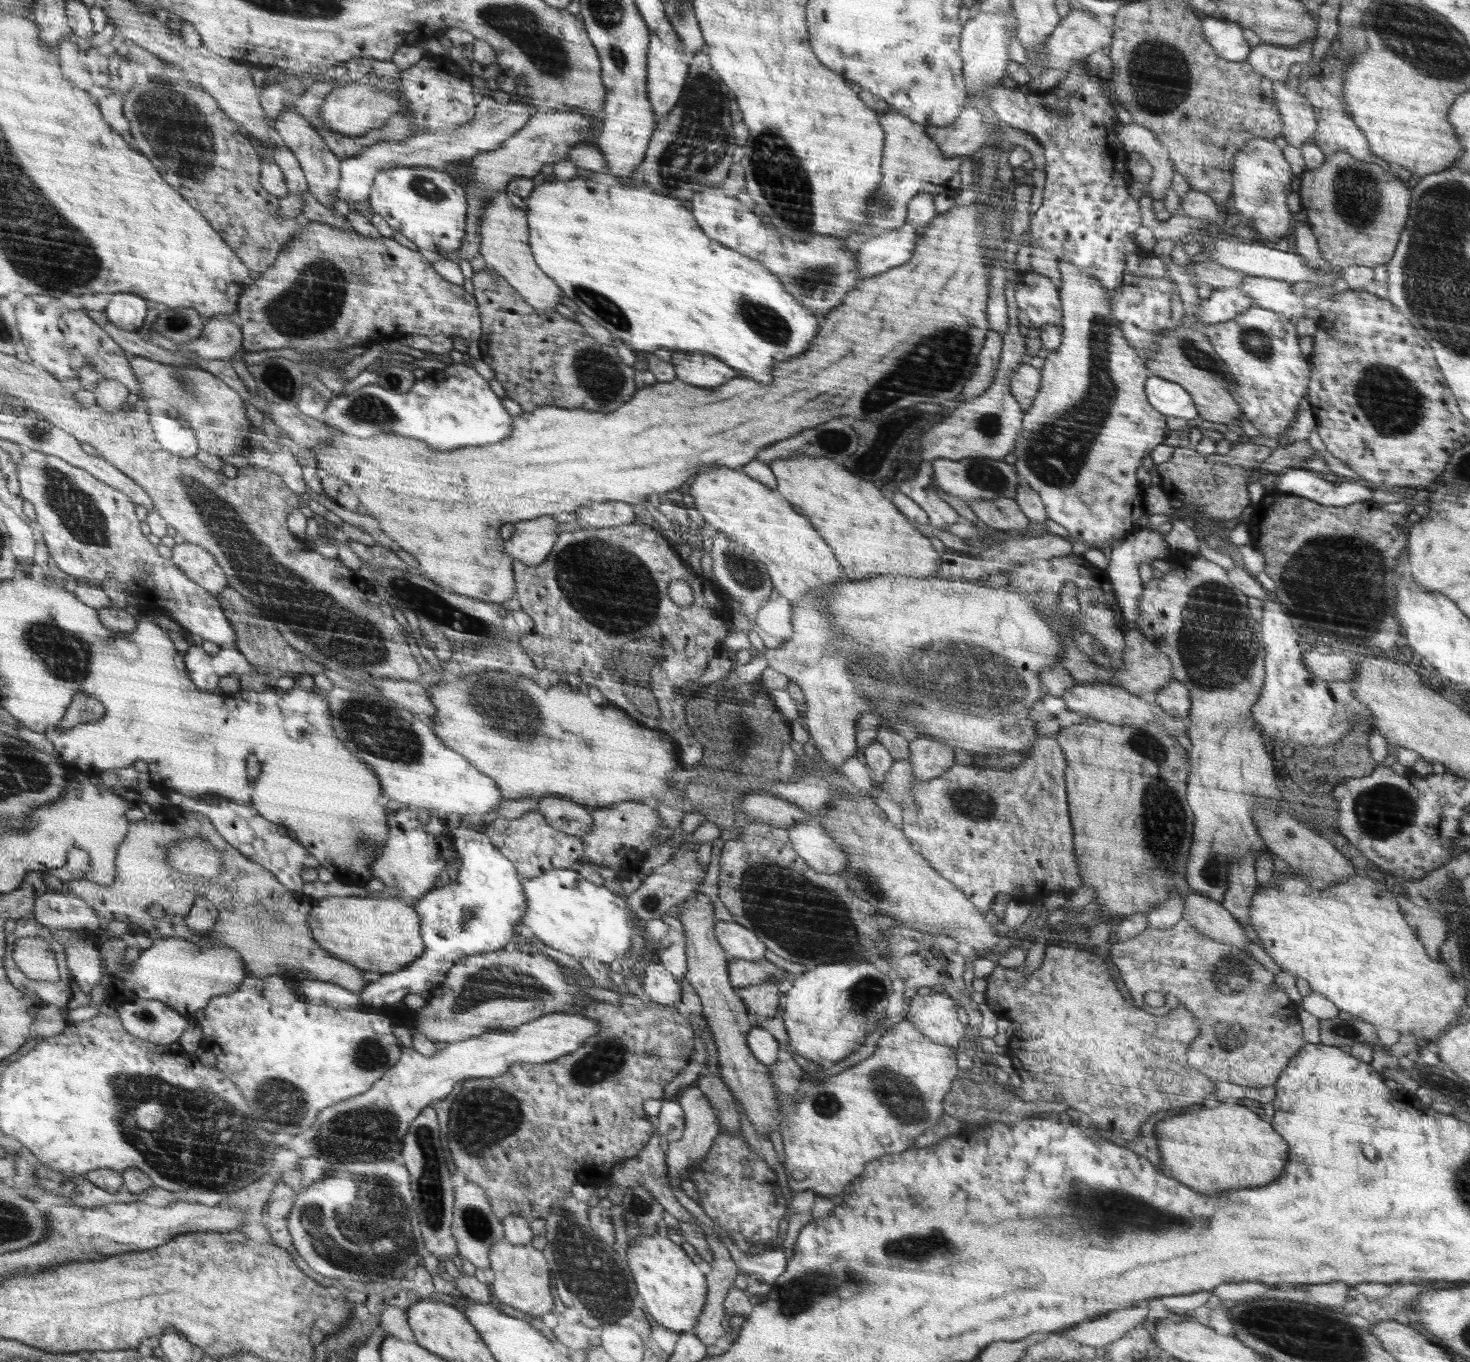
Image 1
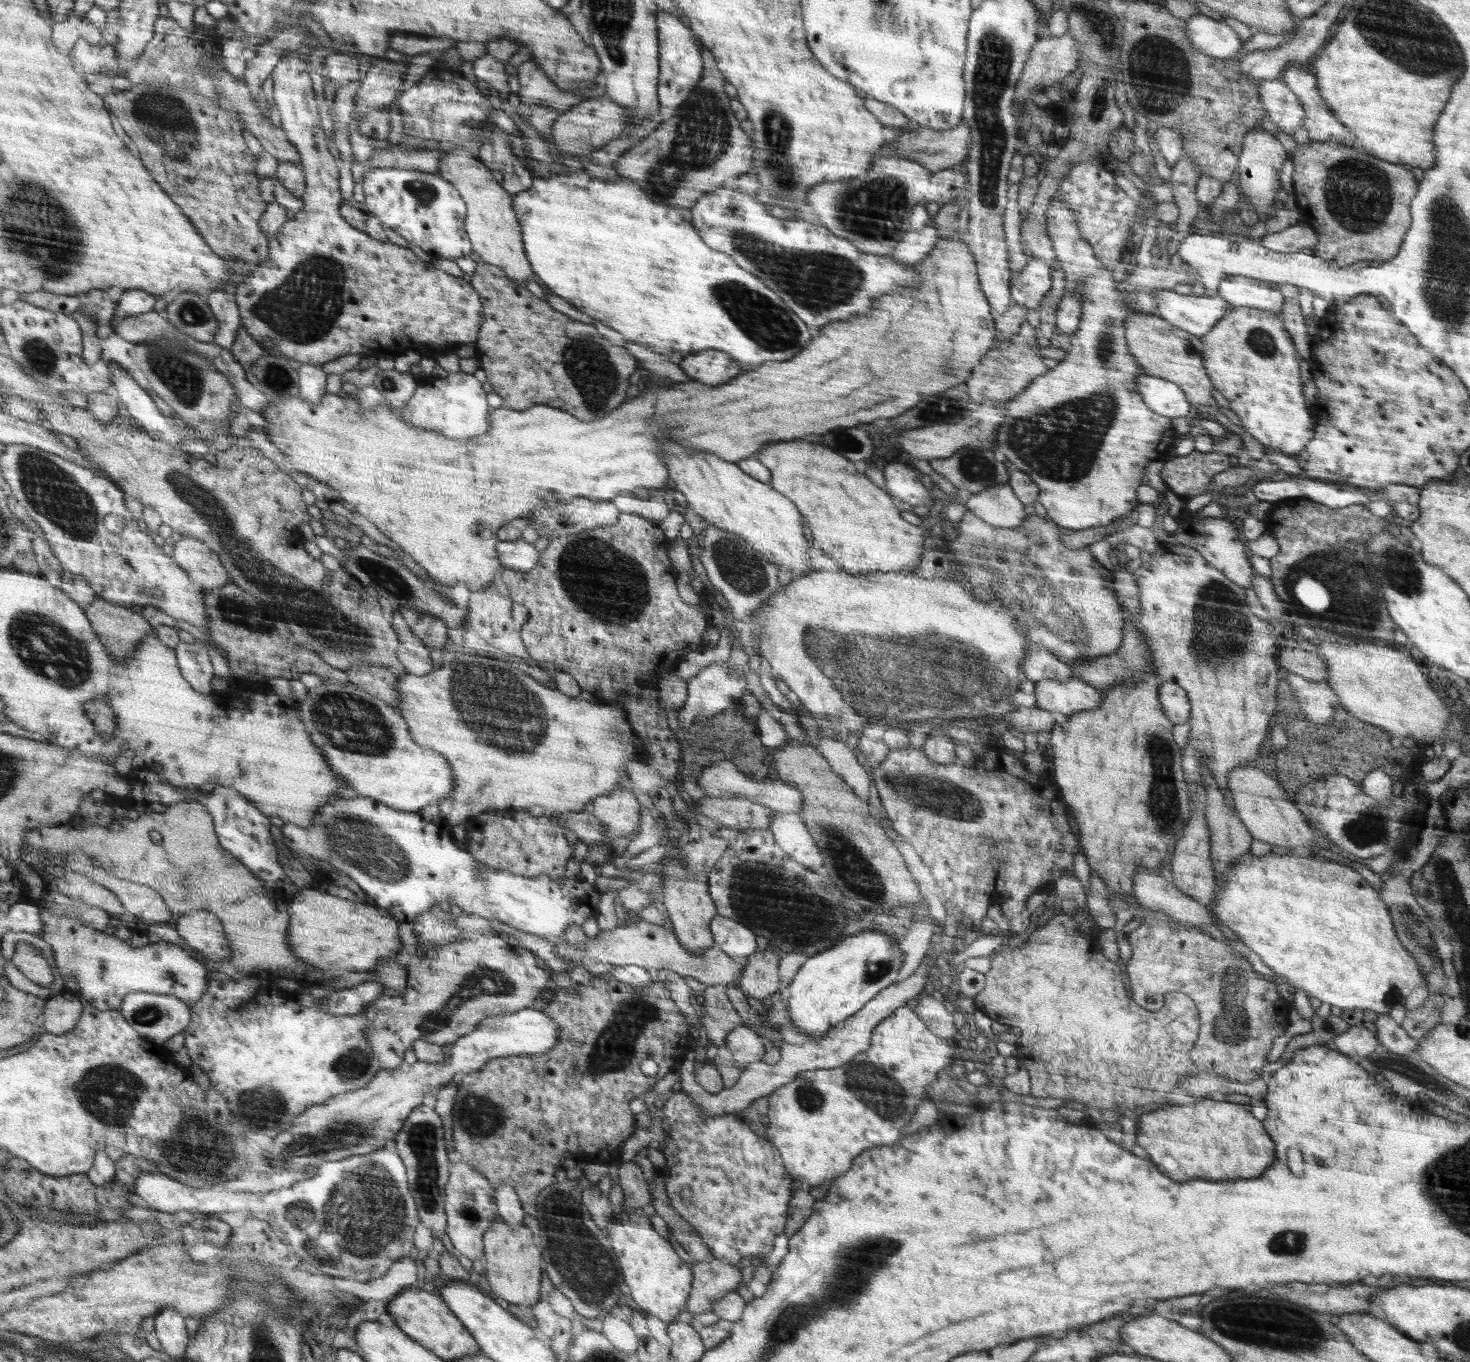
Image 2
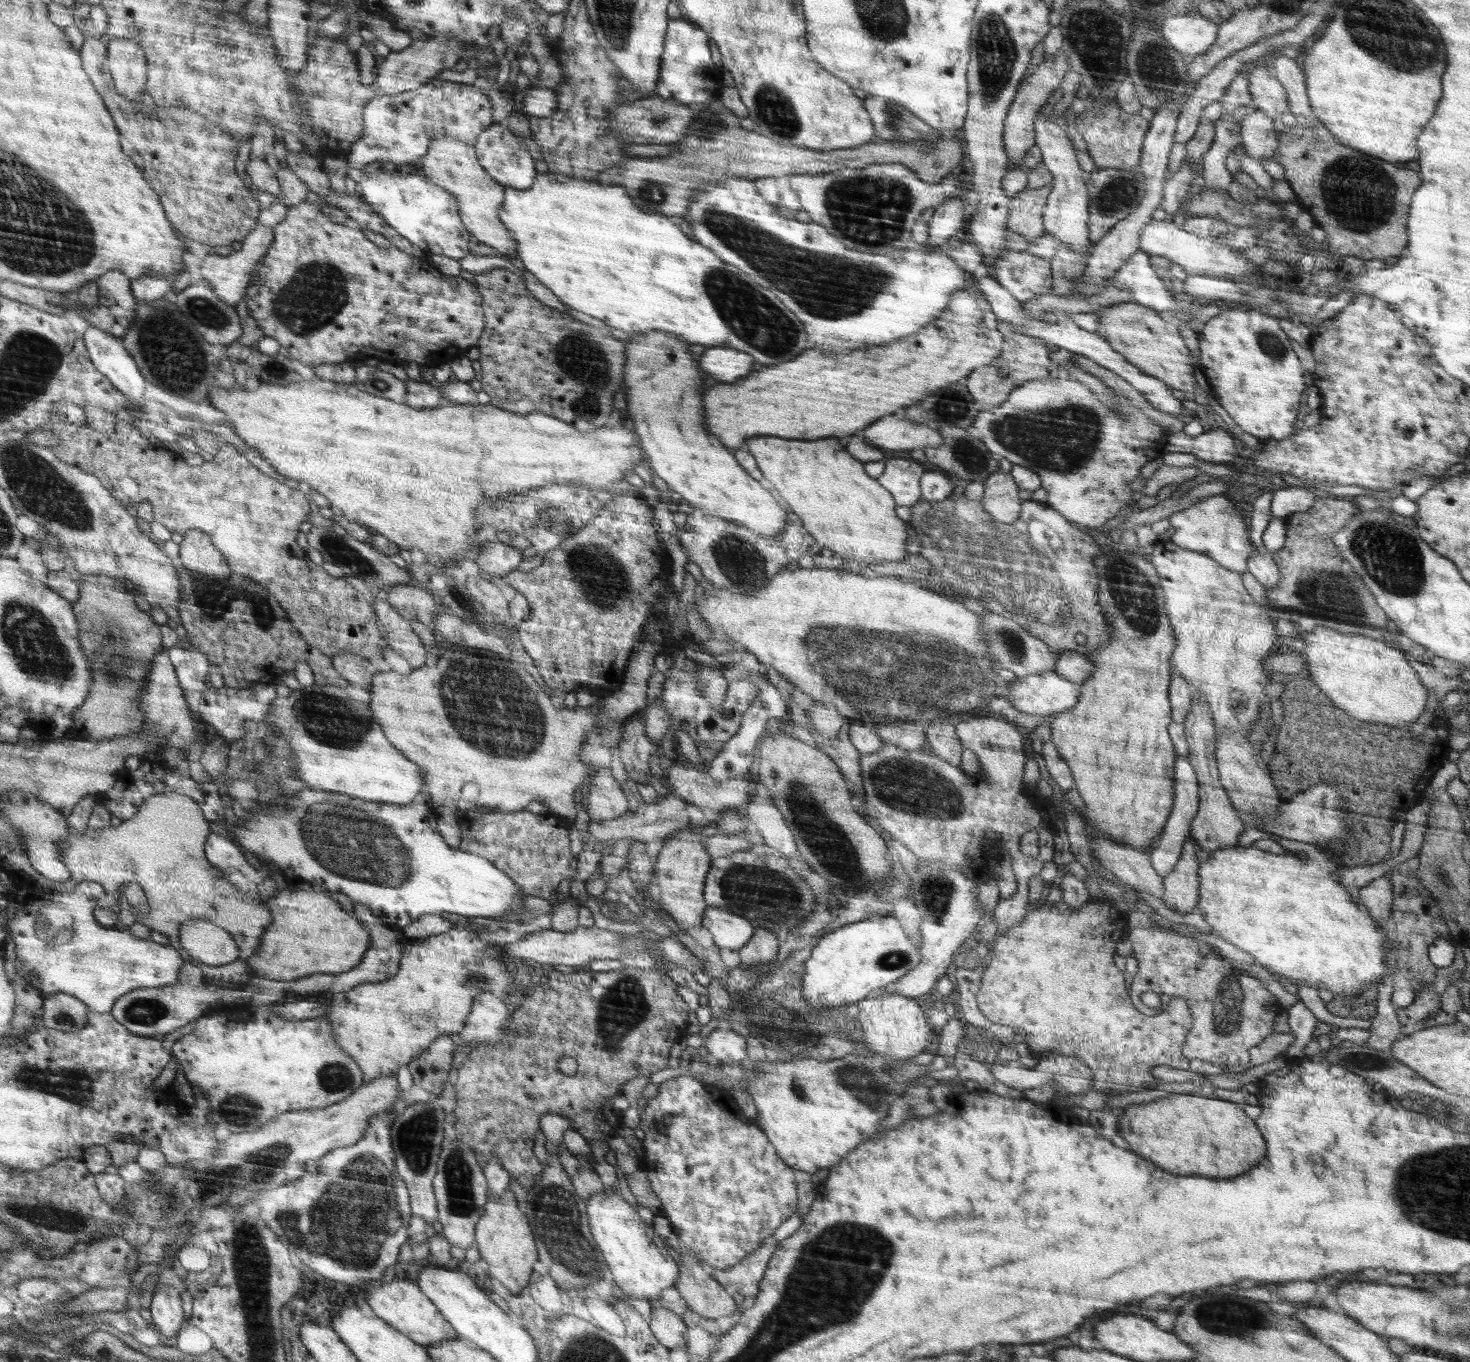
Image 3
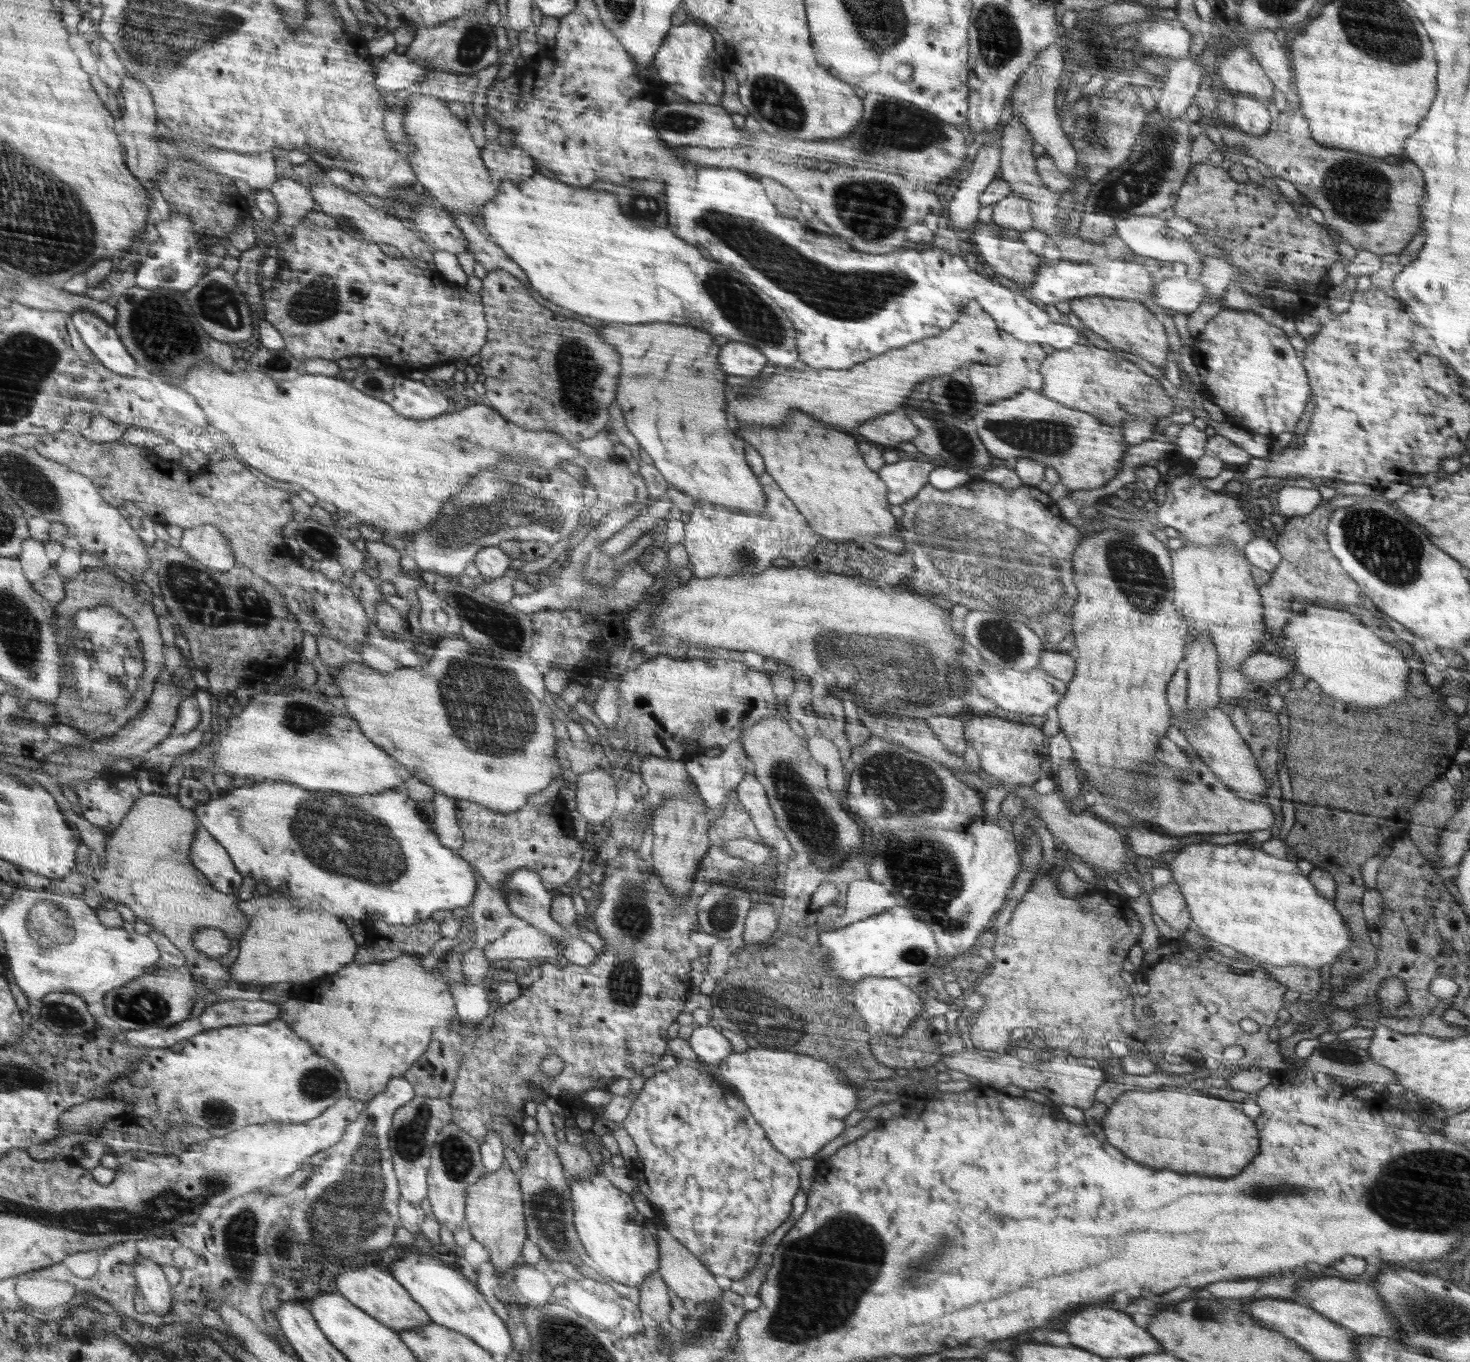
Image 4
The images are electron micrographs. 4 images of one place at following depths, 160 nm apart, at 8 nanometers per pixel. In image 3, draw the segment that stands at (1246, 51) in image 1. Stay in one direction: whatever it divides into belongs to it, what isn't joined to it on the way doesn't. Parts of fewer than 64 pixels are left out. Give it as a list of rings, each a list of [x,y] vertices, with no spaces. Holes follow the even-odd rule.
[[[1174,15],[1161,20],[1161,34],[1180,54],[1193,58],[1205,53],[1216,42],[1219,25],[1205,15]]]

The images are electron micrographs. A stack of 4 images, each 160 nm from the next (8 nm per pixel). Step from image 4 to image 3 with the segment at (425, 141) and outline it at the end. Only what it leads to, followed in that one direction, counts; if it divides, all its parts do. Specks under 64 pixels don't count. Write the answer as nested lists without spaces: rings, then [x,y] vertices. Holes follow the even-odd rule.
[[[432,137],[427,153],[417,164],[430,183],[457,196],[461,221],[467,232],[478,239],[478,243],[489,246],[502,255],[518,254],[518,242],[514,244],[514,236],[501,221],[501,210],[498,210],[504,200],[504,188],[496,180],[492,180],[493,176],[486,172],[485,167],[478,164],[472,145],[450,137]]]

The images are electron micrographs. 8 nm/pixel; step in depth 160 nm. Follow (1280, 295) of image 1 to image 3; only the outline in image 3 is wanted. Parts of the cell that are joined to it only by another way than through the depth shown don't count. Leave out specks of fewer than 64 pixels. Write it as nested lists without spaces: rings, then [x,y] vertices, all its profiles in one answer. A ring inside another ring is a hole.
[[[1190,275],[1188,280],[1184,280],[1182,292],[1193,298],[1207,298],[1208,300],[1216,301],[1224,299],[1241,301],[1242,296],[1249,290],[1242,290],[1236,286],[1236,282],[1230,278],[1209,277],[1202,275]]]

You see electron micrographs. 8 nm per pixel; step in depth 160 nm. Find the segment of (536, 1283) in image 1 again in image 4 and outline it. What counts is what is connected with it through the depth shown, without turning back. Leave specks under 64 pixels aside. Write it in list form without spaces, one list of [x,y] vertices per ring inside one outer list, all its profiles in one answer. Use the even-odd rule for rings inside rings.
[[[504,1161],[502,1168],[492,1174],[482,1175],[474,1185],[468,1188],[470,1194],[469,1230],[473,1239],[486,1246],[489,1252],[489,1266],[498,1274],[506,1275],[524,1263],[521,1255],[522,1246],[526,1242],[526,1225],[522,1214],[522,1198],[518,1180],[512,1174],[510,1166]]]

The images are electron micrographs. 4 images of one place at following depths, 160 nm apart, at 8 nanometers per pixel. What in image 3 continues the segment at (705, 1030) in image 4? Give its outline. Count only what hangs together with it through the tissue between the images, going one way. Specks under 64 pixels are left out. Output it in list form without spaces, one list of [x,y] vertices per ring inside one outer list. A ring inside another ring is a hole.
[[[716,1028],[705,1038],[706,1050],[723,1064],[738,1064],[747,1058],[747,1042],[736,1031]]]

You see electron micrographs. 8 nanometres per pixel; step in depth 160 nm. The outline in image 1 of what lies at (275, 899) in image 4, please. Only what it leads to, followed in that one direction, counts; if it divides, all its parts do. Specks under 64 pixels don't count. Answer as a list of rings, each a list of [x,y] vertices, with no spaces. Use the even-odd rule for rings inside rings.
[[[324,897],[308,915],[313,938],[329,954],[368,972],[393,973],[424,954],[427,944],[421,930],[422,918],[416,907],[396,897]]]

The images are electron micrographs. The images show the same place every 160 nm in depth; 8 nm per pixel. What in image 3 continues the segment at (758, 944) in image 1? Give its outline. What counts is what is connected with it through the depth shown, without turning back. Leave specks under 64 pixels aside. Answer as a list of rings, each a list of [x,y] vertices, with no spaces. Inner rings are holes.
[[[708,906],[702,916],[706,927],[712,934],[715,946],[739,950],[754,936],[752,923],[742,915],[723,908]]]

